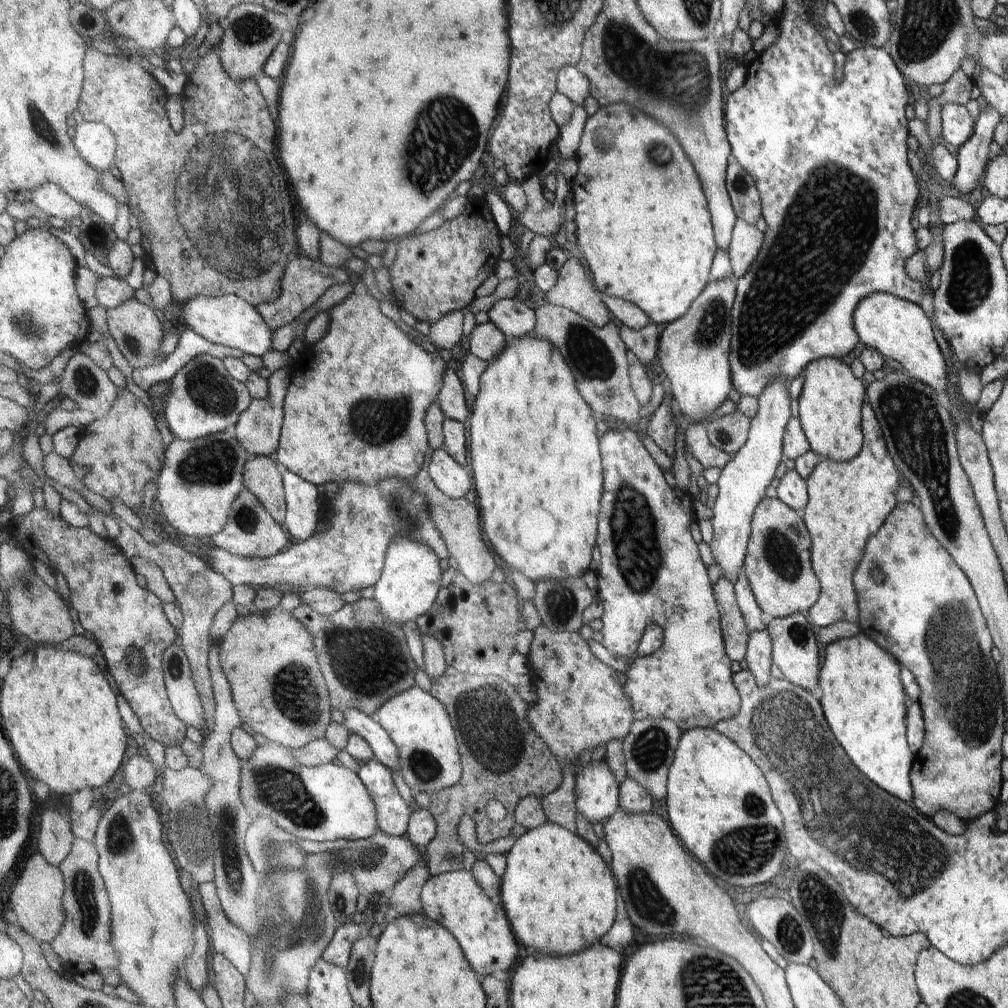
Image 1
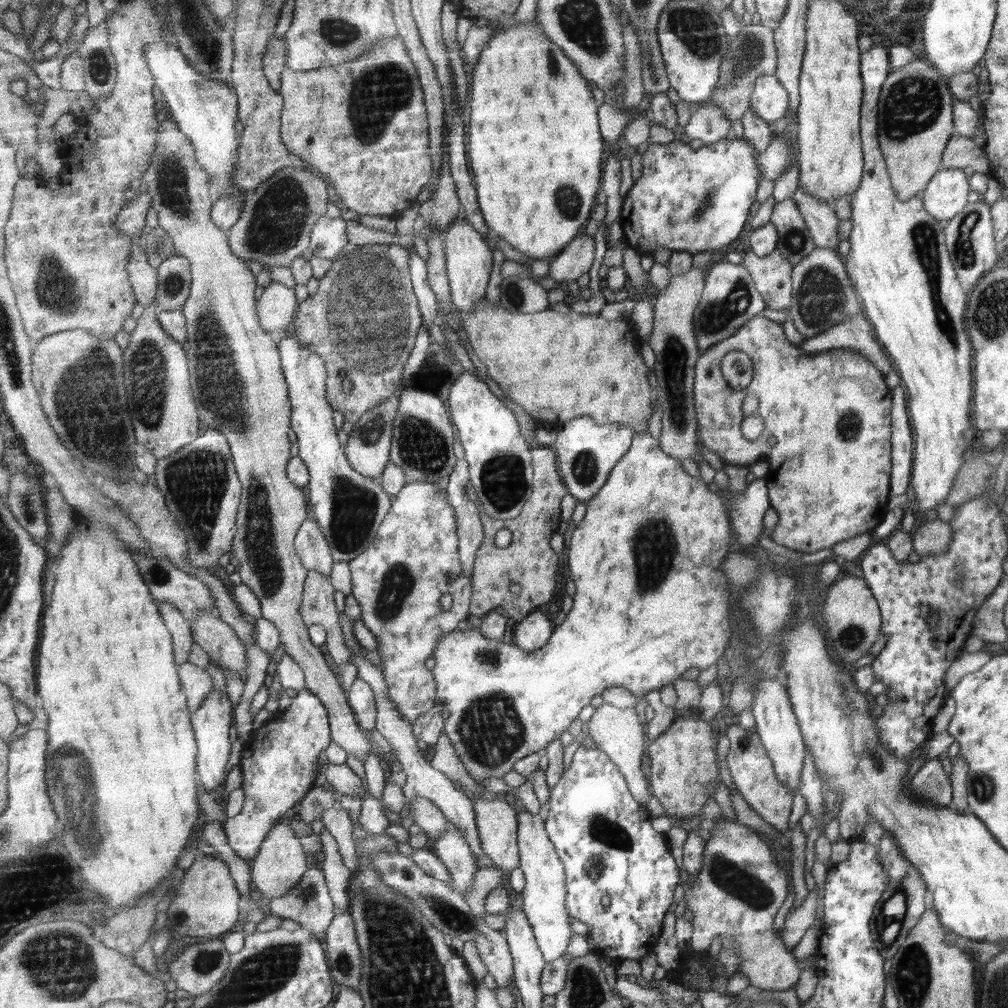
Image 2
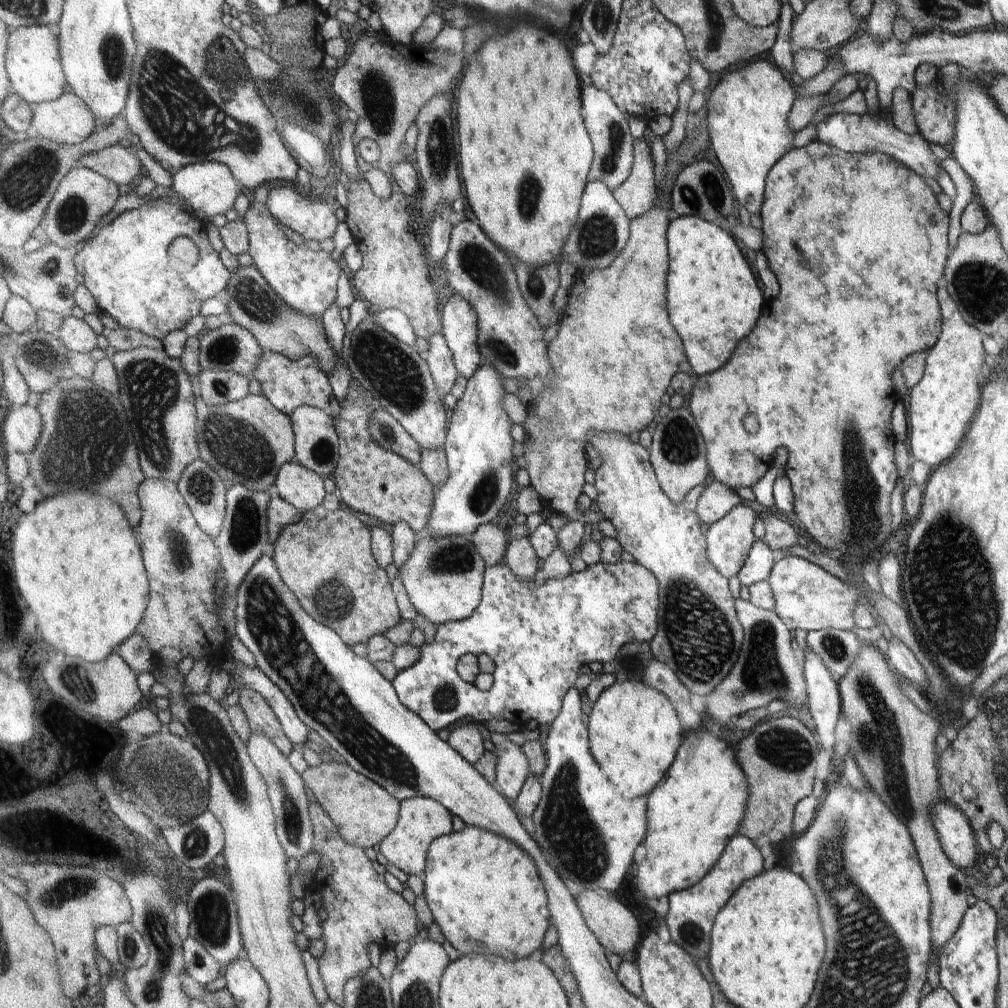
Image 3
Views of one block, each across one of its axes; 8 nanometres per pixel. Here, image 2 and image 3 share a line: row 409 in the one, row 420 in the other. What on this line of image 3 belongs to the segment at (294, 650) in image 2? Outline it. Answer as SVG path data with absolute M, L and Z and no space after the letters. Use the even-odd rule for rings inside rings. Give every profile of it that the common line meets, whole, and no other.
M249 395L223 406L207 404L197 398L197 440L203 458L223 480L241 484L253 492L269 490L276 484L282 466L296 462L296 434L291 416L281 412L266 396Z

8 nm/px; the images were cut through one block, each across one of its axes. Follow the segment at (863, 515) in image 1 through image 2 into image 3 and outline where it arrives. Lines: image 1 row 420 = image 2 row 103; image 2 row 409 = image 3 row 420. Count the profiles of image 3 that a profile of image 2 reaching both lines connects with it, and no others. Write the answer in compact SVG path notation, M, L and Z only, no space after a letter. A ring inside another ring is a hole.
M944 288L937 290L941 313L940 331L935 344L925 351L924 371L919 382L909 392L909 444L911 456L925 466L936 467L953 456L980 399L981 366L985 364L982 335L969 326Z

